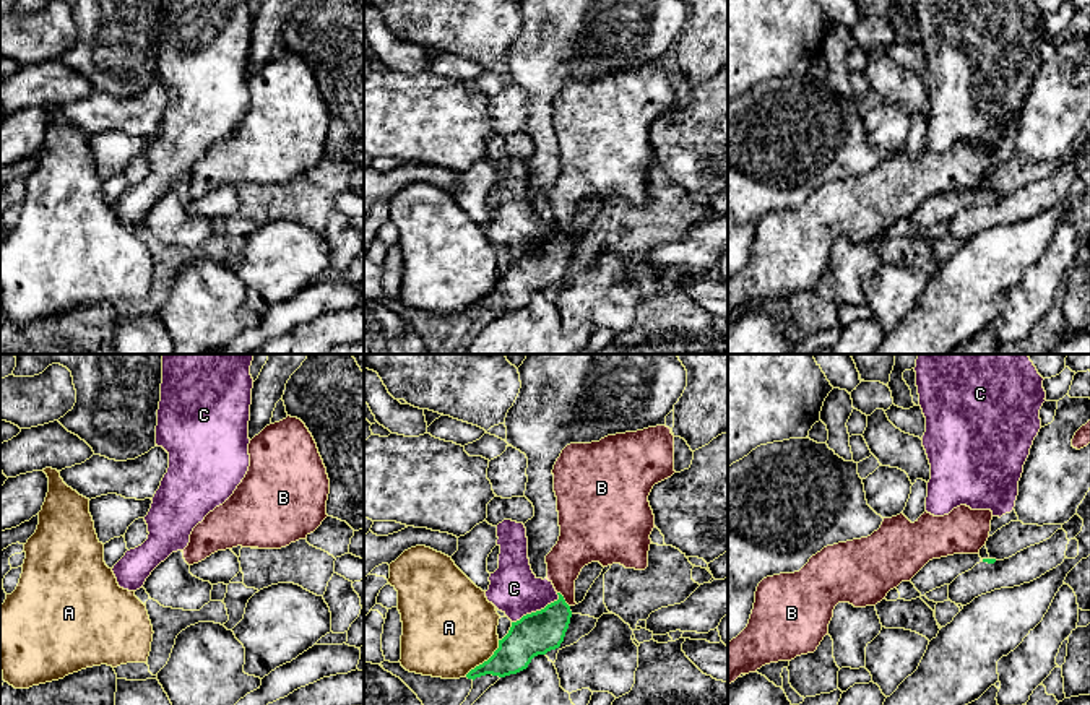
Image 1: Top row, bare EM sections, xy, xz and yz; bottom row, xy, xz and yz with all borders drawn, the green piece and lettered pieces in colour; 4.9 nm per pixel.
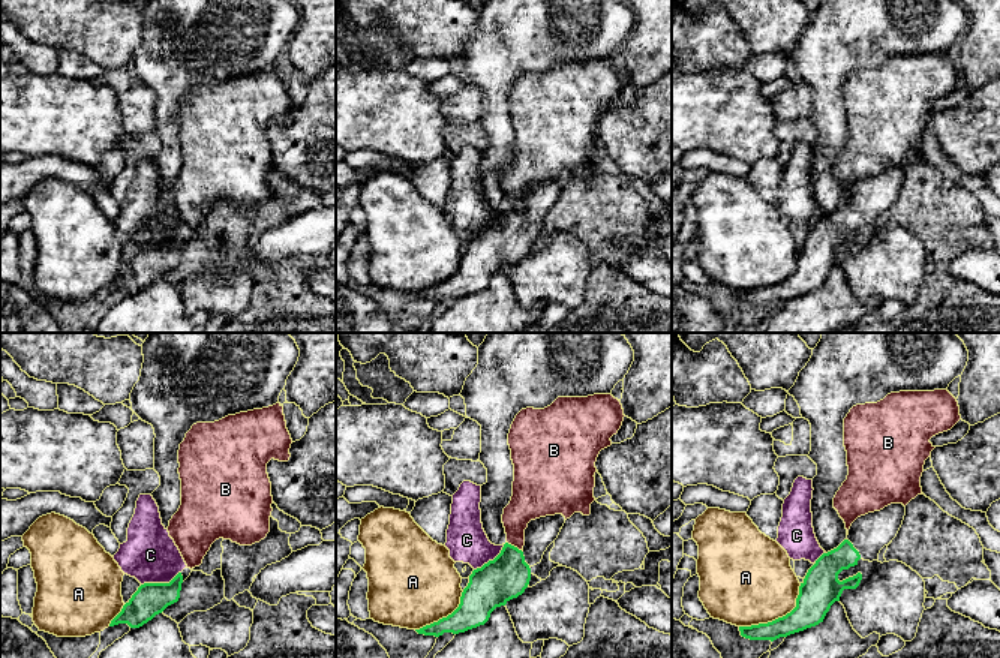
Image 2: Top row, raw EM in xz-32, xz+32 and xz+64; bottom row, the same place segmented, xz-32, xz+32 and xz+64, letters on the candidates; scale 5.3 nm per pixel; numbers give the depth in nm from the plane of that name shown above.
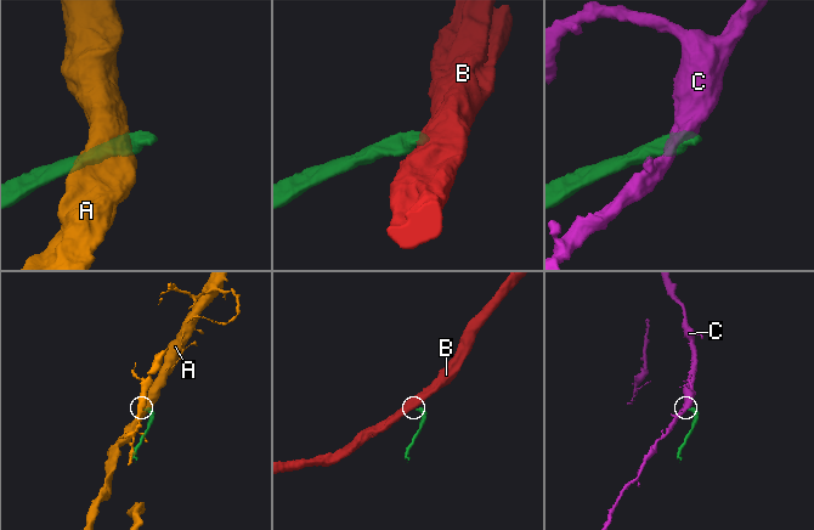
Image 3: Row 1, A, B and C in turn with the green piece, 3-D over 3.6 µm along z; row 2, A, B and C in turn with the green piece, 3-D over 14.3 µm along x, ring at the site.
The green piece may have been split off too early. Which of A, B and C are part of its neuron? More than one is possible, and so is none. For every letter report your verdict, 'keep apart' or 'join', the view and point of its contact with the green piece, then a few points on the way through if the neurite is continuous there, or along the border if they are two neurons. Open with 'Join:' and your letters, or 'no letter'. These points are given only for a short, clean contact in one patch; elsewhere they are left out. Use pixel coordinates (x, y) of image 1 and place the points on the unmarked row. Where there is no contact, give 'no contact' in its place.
Join: no letter
A: keep apart | xz (484, 298) | along xz (499, 276), (494, 288), (465, 312)
B: keep apart | xz (564, 236) | along xz (557, 228), (569, 242)
C: keep apart | xz (536, 247) | along xz (559, 231), (543, 244), (527, 249), (512, 259)

